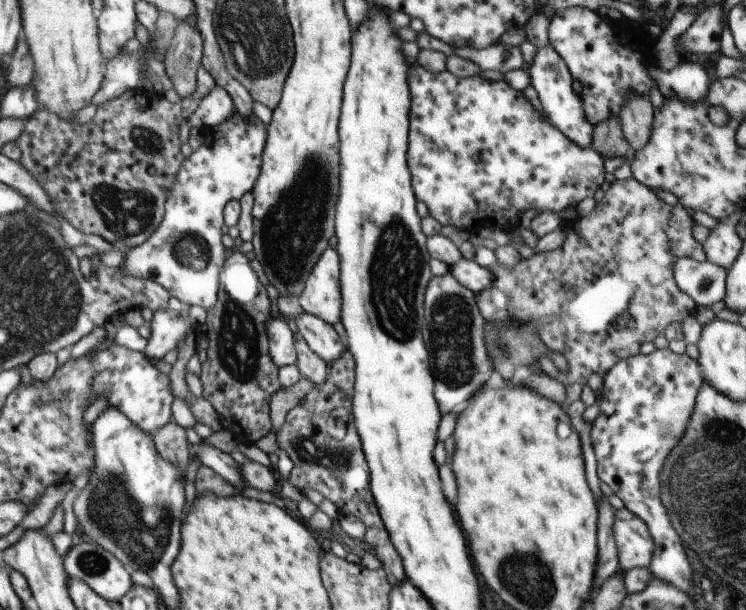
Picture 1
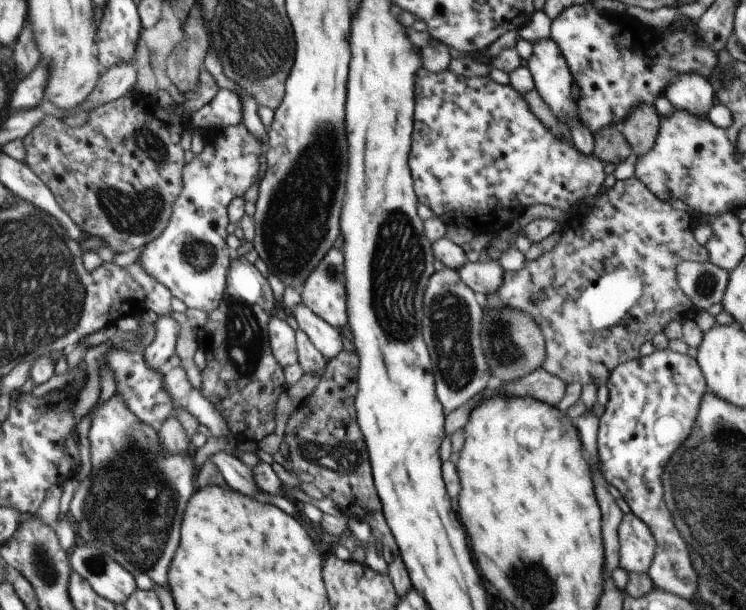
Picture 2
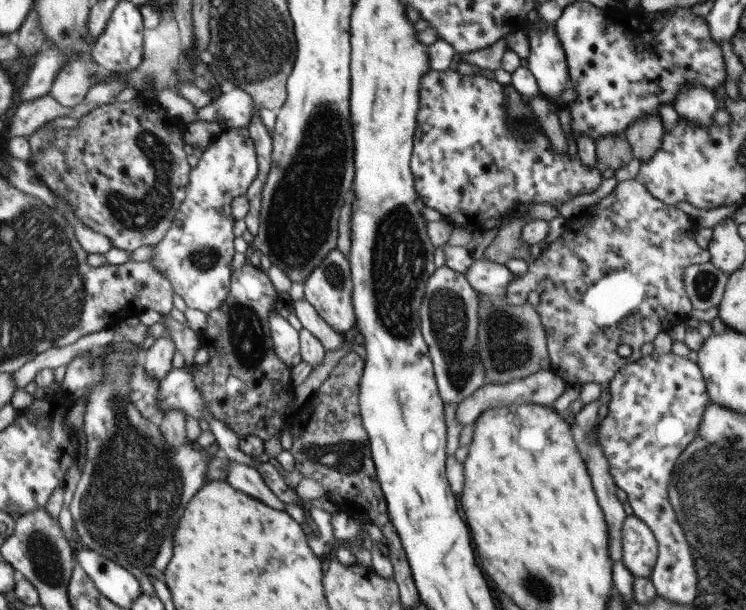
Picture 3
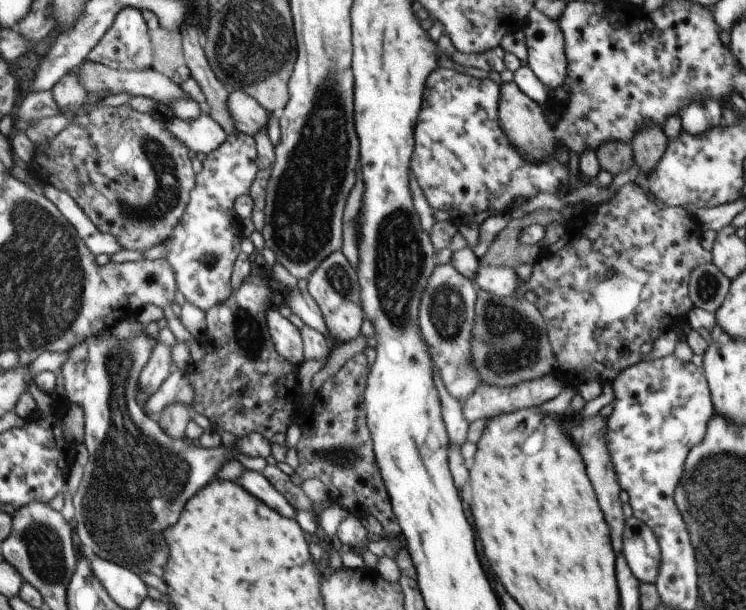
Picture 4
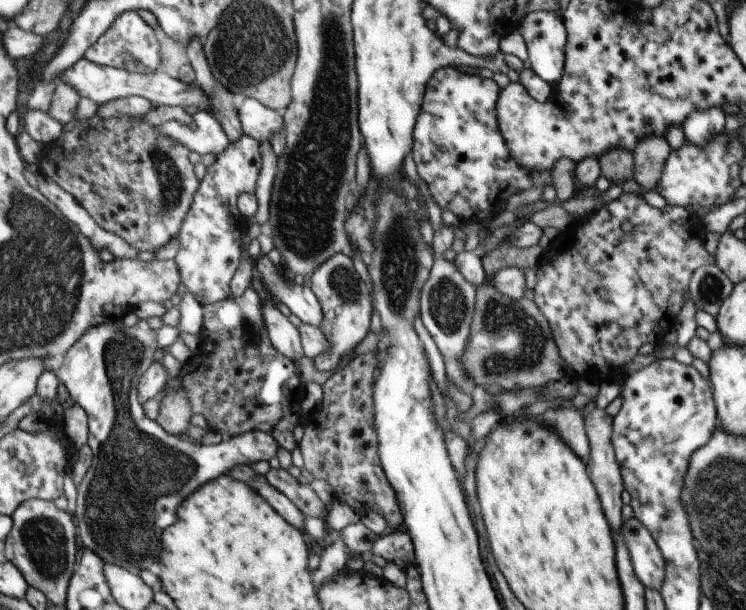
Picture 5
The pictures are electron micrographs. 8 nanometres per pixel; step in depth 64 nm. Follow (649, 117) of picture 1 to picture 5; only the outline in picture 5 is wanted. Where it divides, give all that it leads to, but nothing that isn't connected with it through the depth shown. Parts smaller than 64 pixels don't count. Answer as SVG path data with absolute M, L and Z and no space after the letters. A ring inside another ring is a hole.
M646 137L633 150L635 173L633 179L644 188L654 190L660 182L671 148L664 137Z

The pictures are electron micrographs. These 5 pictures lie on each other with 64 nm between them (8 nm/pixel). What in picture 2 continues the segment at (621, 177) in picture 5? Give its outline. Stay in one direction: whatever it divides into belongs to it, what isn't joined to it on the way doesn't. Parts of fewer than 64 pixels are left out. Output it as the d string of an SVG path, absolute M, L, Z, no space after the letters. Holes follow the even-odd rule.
M607 127L593 137L595 140L593 155L605 165L610 163L617 166L632 155L631 146L620 127Z

